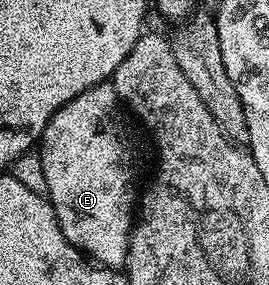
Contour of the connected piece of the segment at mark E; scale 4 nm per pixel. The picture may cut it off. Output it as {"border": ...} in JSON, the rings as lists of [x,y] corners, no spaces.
{"border":[[[105,82],[94,85],[90,90],[78,94],[70,102],[66,102],[52,115],[48,125],[44,127],[44,133],[38,141],[38,153],[42,162],[43,173],[46,174],[46,186],[48,187],[47,199],[52,204],[54,214],[60,223],[62,234],[85,257],[91,258],[100,266],[123,266],[128,257],[128,240],[132,237],[132,225],[134,223],[134,209],[138,204],[137,193],[132,193],[132,156],[128,153],[128,144],[124,141],[124,128],[120,125],[121,101],[116,99],[116,91],[111,83]]]}

